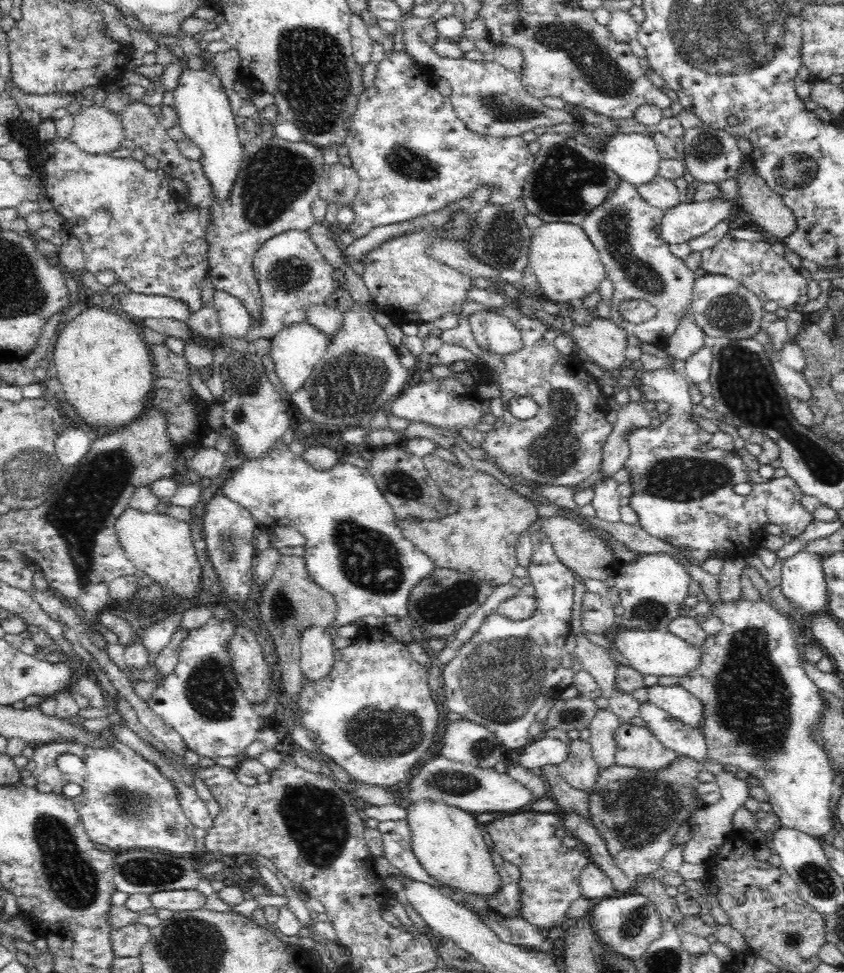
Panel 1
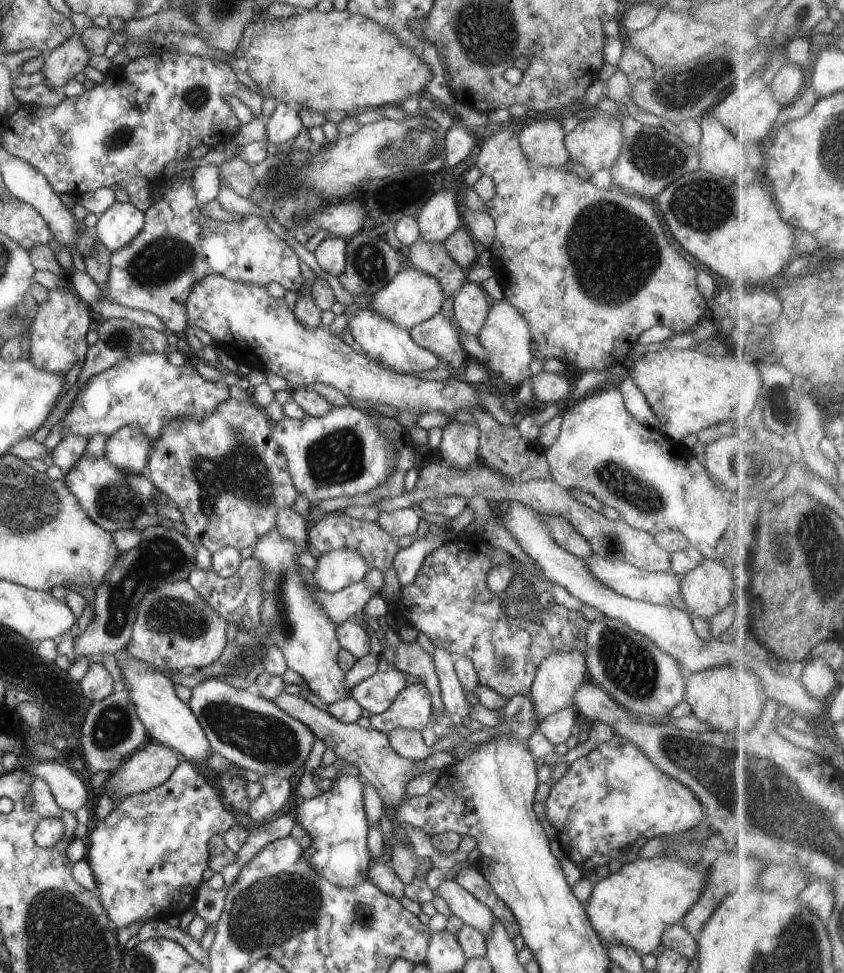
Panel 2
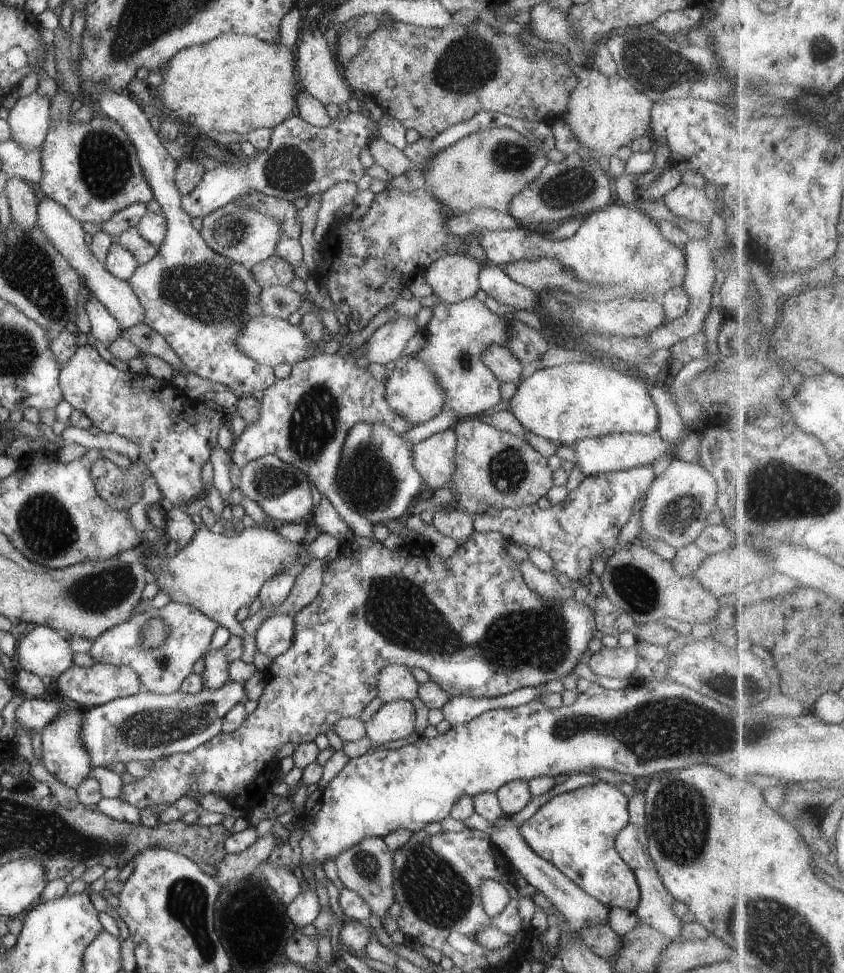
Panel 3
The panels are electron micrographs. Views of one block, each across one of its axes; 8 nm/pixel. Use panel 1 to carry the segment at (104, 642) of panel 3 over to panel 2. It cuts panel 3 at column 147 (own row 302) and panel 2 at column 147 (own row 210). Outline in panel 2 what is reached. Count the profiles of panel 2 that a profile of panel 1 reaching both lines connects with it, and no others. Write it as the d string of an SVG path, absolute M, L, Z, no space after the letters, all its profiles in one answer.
M187 580L164 583L144 595L137 606L127 652L136 659L171 673L212 664L225 649L227 620L222 618Z

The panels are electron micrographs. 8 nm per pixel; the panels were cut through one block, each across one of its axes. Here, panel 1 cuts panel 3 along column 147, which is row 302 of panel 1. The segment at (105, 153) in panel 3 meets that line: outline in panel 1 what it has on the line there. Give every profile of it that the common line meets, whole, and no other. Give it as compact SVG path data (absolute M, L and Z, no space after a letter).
M29 132L28 141L25 143L29 150L30 161L40 166L41 175L44 181L44 188L46 188L46 196L53 202L53 210L62 215L64 230L72 236L78 238L82 243L82 250L84 253L85 270L91 277L96 272L102 272L102 270L112 270L115 274L117 282L125 284L132 293L147 295L147 296L164 296L174 298L186 305L190 312L196 312L202 305L202 294L200 285L204 276L209 272L209 258L208 250L210 245L206 241L206 230L210 224L210 209L208 209L208 203L204 205L190 205L190 203L183 202L181 196L178 193L170 190L171 176L166 174L164 170L158 168L157 170L148 170L142 162L138 162L132 157L129 158L113 158L111 155L90 155L80 148L77 148L68 137L55 137L49 141L41 141L37 139L33 132Z

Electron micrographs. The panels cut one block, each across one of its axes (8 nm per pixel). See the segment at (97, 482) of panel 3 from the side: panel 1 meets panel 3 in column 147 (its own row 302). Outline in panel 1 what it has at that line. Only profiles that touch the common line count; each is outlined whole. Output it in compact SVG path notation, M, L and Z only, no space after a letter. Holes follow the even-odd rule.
M470 301L466 302L466 304L462 306L462 310L459 312L458 315L459 315L458 324L454 328L451 328L450 330L443 330L440 336L441 339L446 344L457 344L458 346L468 348L468 350L477 355L480 358L480 360L482 360L482 362L478 364L483 364L486 370L488 370L488 372L490 373L492 373L493 370L495 371L495 375L498 376L497 380L496 381L490 380L489 382L494 382L495 384L500 385L501 387L500 390L502 392L500 398L504 406L504 414L500 418L500 421L494 420L492 421L492 425L486 428L486 436L484 438L484 442L480 447L489 455L489 457L484 460L490 461L498 465L504 473L507 472L508 474L512 474L512 476L514 476L517 480L534 480L541 484L552 484L562 487L564 486L574 487L577 484L580 484L583 480L590 478L590 476L593 475L594 472L598 471L599 468L601 467L601 462L603 461L603 446L604 443L606 442L606 439L608 438L608 436L610 436L610 433L613 431L613 424L606 420L606 414L610 410L609 396L603 394L602 389L600 388L600 381L595 379L588 373L588 371L586 371L586 367L584 367L585 360L583 358L573 357L572 354L565 355L563 353L560 353L560 351L558 351L558 349L554 347L553 342L544 339L544 332L548 330L544 326L544 323L542 323L540 320L536 318L523 315L522 313L520 313L518 308L512 304L505 305L504 307L487 308L485 305L479 304L478 302ZM486 310L492 310L498 314L508 317L512 321L512 323L516 325L516 328L518 328L518 330L521 332L521 337L523 340L523 345L516 352L510 353L509 355L500 355L498 353L490 352L488 351L488 349L476 343L476 339L474 339L474 335L472 334L471 331L471 324L469 323L469 318L473 312ZM516 396L529 396L530 398L533 398L534 401L538 404L539 409L533 418L525 420L519 419L517 417L514 417L514 415L510 413L510 411L508 410L508 402L510 402L512 398L516 398Z

